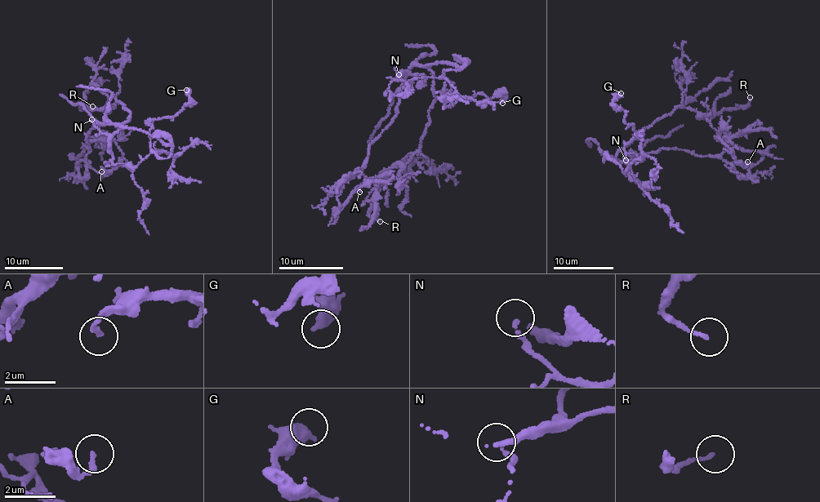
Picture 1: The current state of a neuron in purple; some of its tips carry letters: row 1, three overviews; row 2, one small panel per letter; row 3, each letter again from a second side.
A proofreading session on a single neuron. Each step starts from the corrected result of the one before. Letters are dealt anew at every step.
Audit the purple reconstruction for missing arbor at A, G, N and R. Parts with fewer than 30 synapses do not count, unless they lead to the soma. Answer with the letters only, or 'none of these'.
none of these

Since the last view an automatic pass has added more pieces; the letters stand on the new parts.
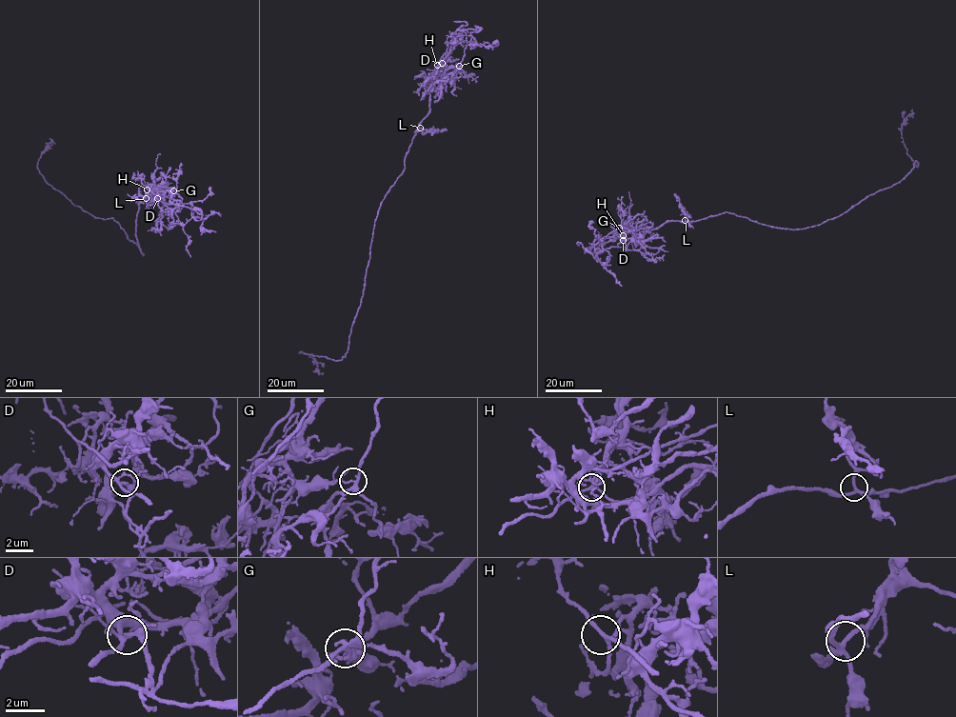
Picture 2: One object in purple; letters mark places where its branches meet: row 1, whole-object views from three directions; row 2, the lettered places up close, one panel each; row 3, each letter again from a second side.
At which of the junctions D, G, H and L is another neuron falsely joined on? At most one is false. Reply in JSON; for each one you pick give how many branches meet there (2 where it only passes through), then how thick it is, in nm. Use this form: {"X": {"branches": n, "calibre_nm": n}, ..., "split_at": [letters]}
{"G": {"branches": 5, "calibre_nm": 200}, "split_at": ["G"]}

